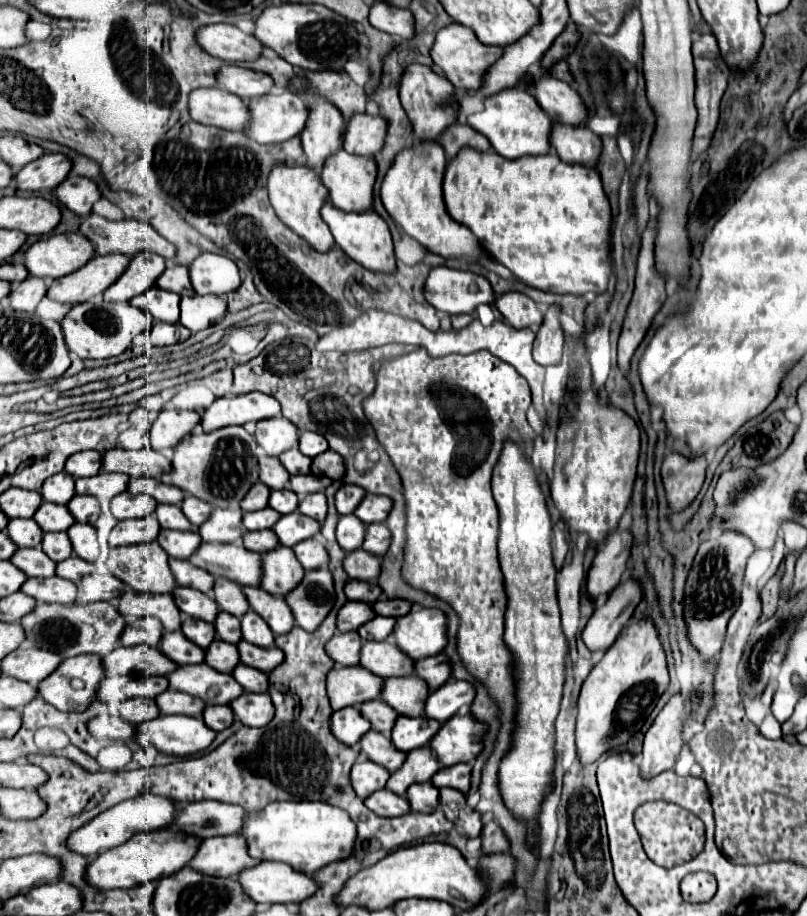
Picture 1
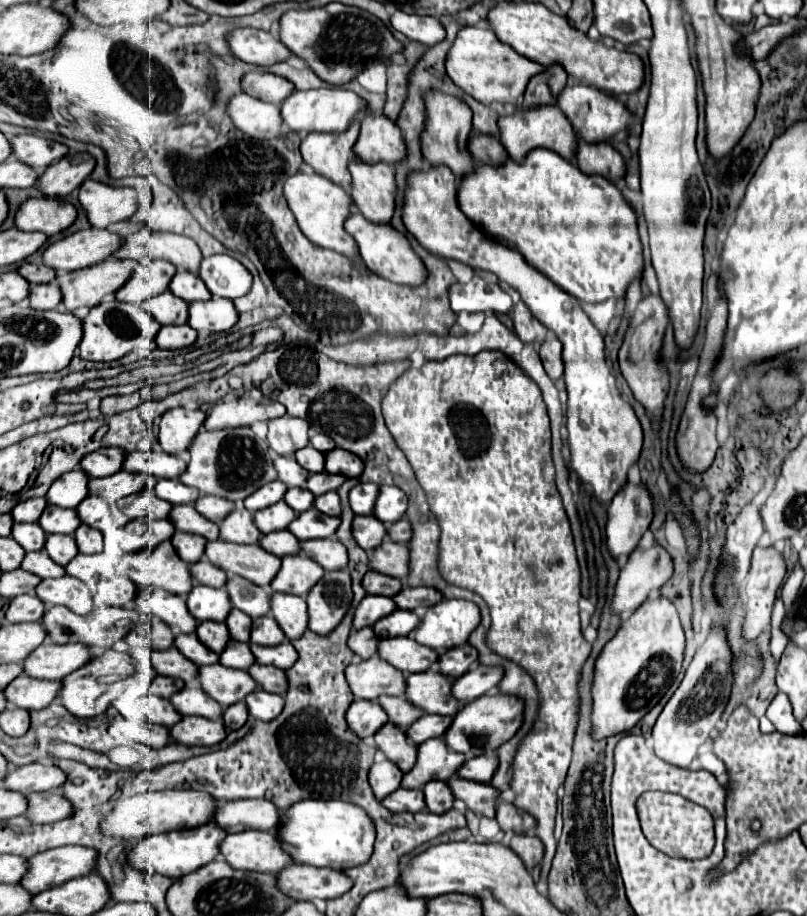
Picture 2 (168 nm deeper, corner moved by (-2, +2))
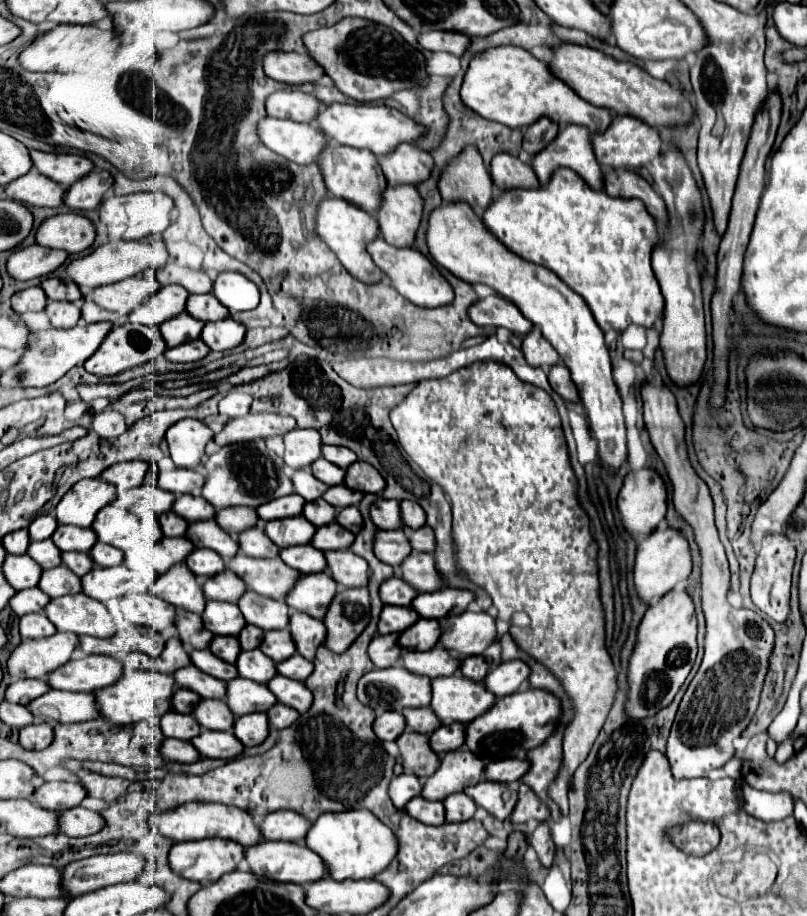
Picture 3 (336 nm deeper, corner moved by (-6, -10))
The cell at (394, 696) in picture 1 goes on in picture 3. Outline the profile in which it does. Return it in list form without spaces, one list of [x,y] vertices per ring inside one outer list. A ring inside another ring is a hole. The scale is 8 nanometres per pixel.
[[[460,674],[432,680],[432,712],[446,722],[468,724],[494,704],[494,696],[480,682],[466,680]]]

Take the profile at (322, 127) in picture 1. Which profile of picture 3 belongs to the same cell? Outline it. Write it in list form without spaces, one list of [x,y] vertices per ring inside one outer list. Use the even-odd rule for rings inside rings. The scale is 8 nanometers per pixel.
[[[328,142],[328,148],[318,156],[316,166],[332,196],[348,200],[374,216],[374,212],[378,210],[378,192],[386,188],[386,178],[382,176],[378,160],[370,150],[354,150],[350,146],[340,146],[338,142]]]

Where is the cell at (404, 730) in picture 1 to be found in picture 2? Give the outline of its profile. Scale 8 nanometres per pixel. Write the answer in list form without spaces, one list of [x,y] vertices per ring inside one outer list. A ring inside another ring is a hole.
[[[424,714],[420,720],[416,720],[408,728],[408,738],[414,744],[422,744],[428,738],[440,738],[444,736],[446,728],[452,724],[452,716],[434,716],[434,714]]]

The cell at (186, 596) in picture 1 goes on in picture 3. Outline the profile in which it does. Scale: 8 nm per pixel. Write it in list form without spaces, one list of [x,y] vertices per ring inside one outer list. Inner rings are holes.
[[[214,600],[206,602],[202,622],[216,636],[238,636],[238,632],[246,626],[246,620],[242,620],[242,612],[238,612],[236,604]]]

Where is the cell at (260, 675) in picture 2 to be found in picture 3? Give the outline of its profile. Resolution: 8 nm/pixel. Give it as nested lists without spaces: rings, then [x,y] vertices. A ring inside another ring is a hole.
[[[274,676],[274,680],[270,680],[266,686],[278,698],[278,702],[298,710],[300,714],[306,712],[310,708],[310,704],[312,704],[310,690],[304,688],[304,682],[294,682],[294,680],[286,678],[286,676]]]

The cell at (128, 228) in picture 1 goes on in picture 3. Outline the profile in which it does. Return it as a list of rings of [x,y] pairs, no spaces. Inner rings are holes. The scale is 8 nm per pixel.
[[[166,262],[166,266],[162,268],[162,284],[166,284],[170,280],[170,284],[180,284],[184,286],[190,294],[206,294],[212,292],[212,280],[208,278],[208,274],[204,270],[194,270],[188,266],[180,266],[176,262]]]

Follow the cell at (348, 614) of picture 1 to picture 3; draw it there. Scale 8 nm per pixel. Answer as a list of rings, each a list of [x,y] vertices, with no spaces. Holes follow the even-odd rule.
[[[384,606],[378,620],[378,634],[390,634],[390,632],[402,632],[408,626],[412,626],[418,620],[410,608],[394,608]]]

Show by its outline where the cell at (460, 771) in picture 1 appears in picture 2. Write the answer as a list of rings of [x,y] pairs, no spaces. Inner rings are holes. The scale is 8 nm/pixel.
[[[478,756],[466,760],[466,764],[458,770],[458,774],[466,780],[474,782],[490,782],[494,776],[494,768],[498,768],[498,756]]]

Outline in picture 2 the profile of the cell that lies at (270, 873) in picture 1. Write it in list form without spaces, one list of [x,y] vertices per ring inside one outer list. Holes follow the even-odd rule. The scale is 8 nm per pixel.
[[[290,864],[278,872],[278,886],[294,900],[330,900],[350,890],[350,878],[340,870]]]

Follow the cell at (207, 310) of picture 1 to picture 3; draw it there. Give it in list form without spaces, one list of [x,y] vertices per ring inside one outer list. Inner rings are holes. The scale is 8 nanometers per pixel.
[[[228,316],[218,322],[206,322],[200,338],[210,346],[210,350],[230,350],[242,342],[244,332],[246,328]]]

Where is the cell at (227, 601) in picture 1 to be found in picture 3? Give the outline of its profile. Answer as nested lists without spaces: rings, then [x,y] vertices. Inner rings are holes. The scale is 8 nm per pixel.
[[[246,590],[242,594],[242,598],[238,600],[238,608],[248,624],[254,624],[262,628],[264,632],[286,628],[288,618],[290,618],[288,614],[290,608],[286,602],[260,596],[252,590]]]

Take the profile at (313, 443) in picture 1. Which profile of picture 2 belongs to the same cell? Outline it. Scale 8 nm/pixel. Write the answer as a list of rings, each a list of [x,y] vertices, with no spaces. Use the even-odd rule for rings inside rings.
[[[316,434],[316,436],[312,436],[312,438],[310,438],[310,444],[312,444],[316,450],[324,452],[324,454],[336,448],[334,440],[330,440],[330,436],[326,436],[326,434]]]

